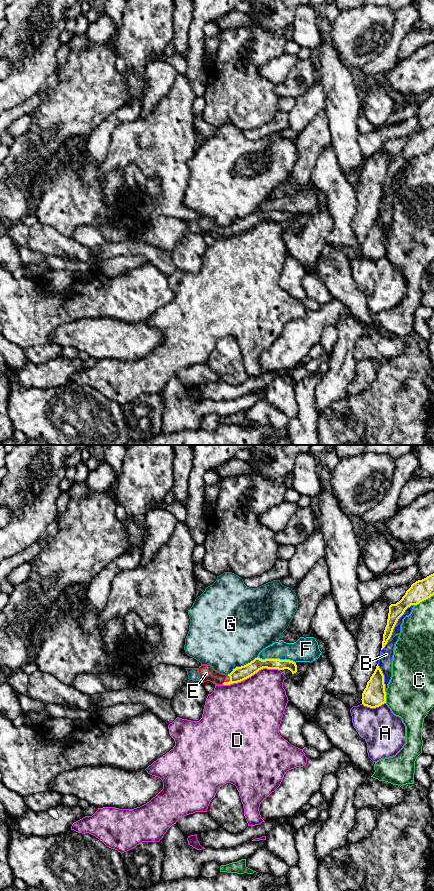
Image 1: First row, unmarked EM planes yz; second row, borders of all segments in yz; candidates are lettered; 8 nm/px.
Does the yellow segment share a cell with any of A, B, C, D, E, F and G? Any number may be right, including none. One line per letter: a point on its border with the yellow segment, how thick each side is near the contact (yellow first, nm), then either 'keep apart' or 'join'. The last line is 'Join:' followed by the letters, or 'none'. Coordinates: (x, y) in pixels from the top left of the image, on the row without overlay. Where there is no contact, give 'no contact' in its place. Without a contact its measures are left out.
A: yz (373, 259) | 190/340 nm | keep apart
B: yz (394, 178) | 110/110 nm | keep apart
C: yz (423, 152) | 160/280 nm | keep apart
D: yz (251, 227) | 120/460 nm | keep apart
E: yz (229, 233) | 120/130 nm | join
F: yz (276, 211) | 100/190 nm | keep apart
G: yz (242, 218) | 120/480 nm | keep apart
Join: E

